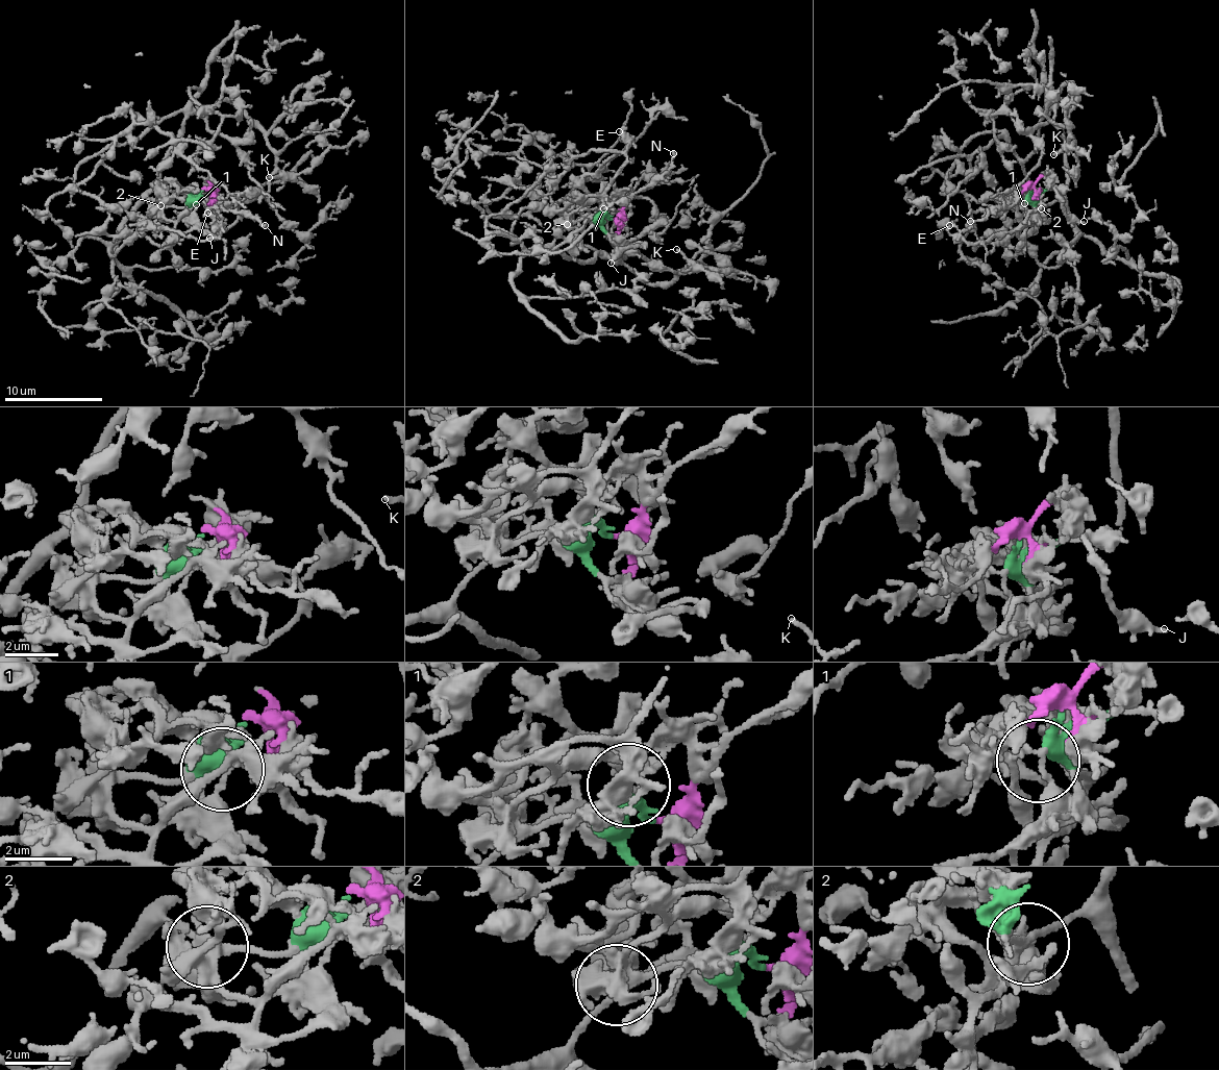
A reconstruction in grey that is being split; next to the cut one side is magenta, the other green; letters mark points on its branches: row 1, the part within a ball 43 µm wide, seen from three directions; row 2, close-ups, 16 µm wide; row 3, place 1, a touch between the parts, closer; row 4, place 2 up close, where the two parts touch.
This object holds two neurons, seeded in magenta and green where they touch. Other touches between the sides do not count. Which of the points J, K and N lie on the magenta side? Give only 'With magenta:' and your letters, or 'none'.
With magenta: N

